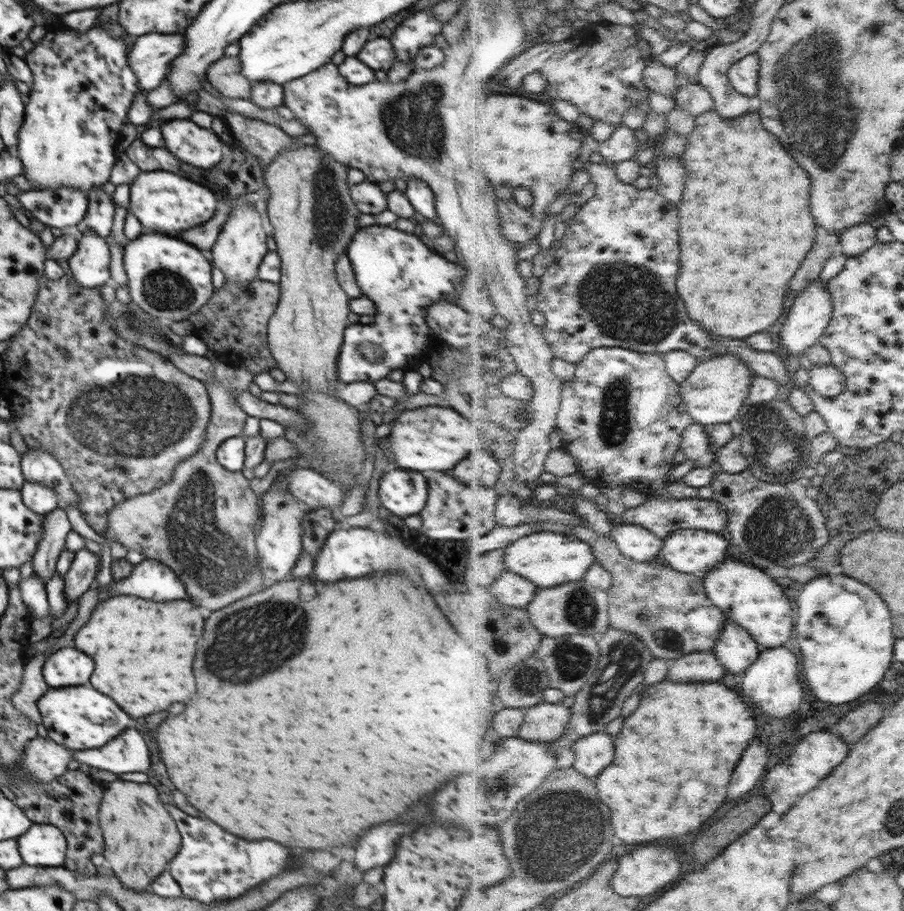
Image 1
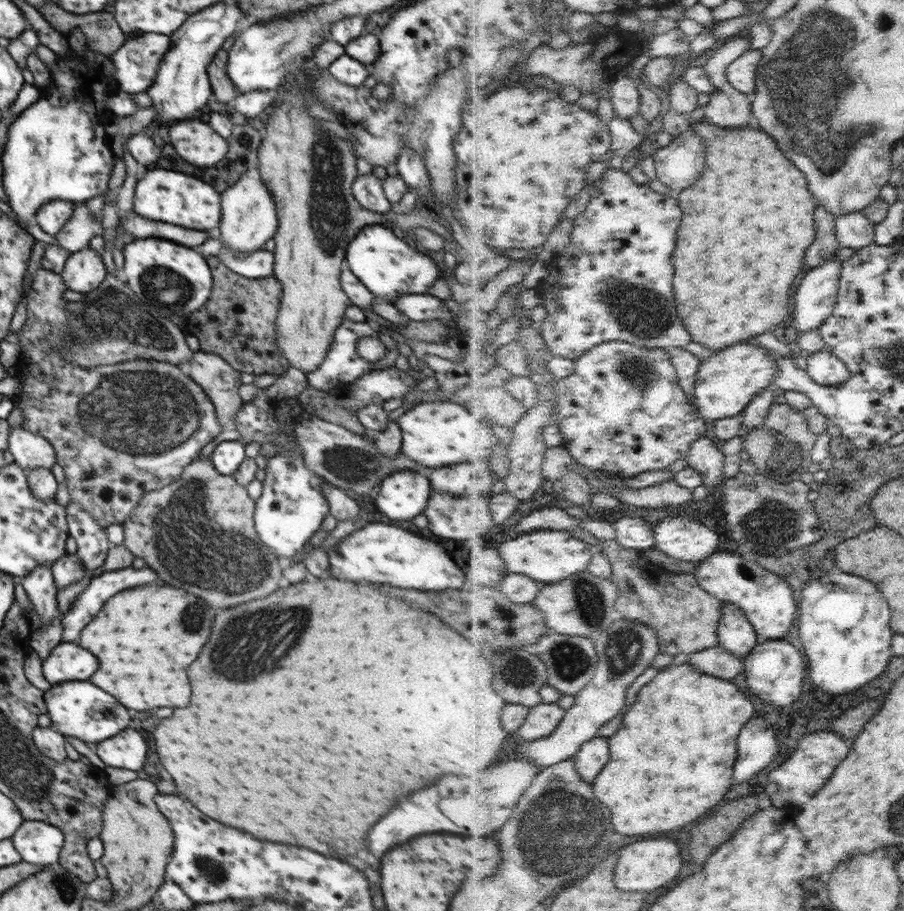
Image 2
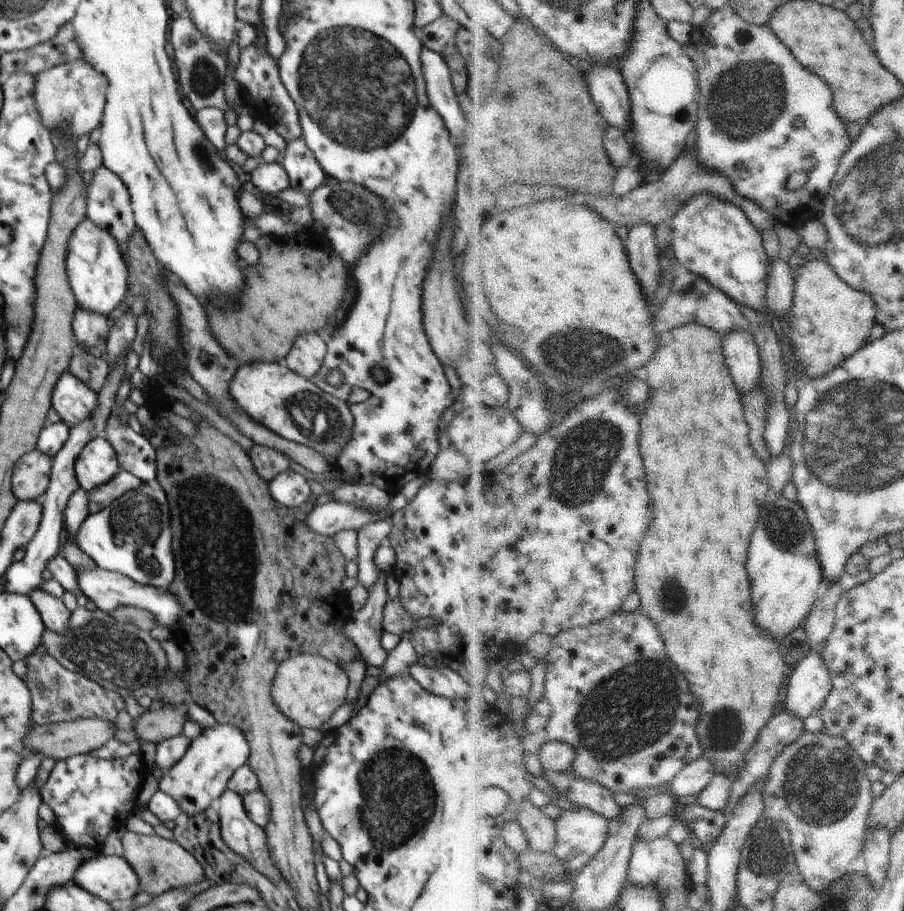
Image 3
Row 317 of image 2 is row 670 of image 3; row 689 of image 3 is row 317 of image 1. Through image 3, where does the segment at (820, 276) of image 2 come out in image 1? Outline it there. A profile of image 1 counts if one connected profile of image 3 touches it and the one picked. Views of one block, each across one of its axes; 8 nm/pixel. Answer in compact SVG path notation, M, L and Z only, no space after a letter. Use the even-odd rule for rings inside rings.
M816 280L814 284L810 285L810 288L804 289L800 293L795 302L796 304L790 309L792 312L785 322L782 344L790 351L789 354L801 358L804 354L809 355L809 351L816 344L824 341L826 329L831 325L834 316L834 299L830 293L829 283L826 284L824 280Z

